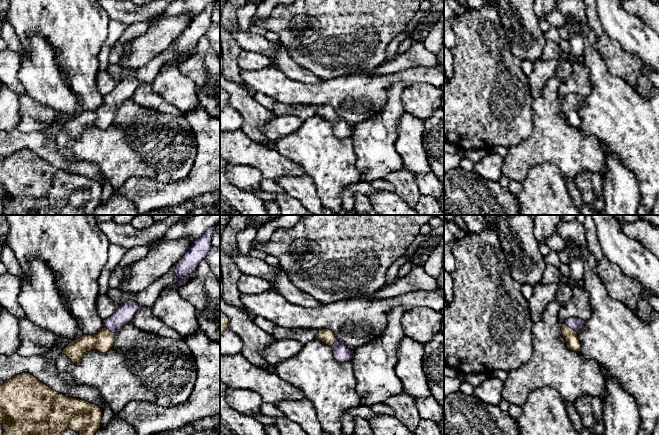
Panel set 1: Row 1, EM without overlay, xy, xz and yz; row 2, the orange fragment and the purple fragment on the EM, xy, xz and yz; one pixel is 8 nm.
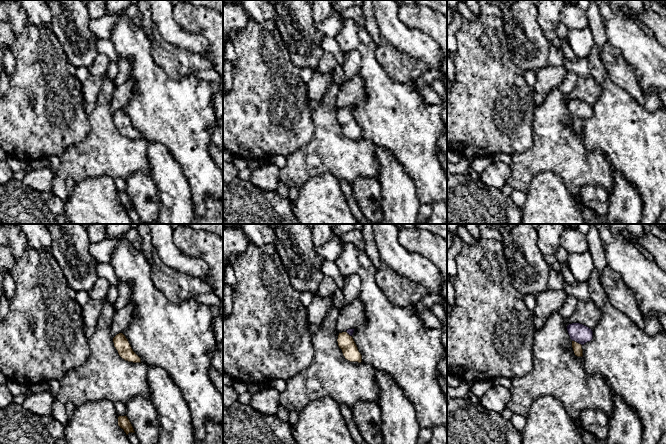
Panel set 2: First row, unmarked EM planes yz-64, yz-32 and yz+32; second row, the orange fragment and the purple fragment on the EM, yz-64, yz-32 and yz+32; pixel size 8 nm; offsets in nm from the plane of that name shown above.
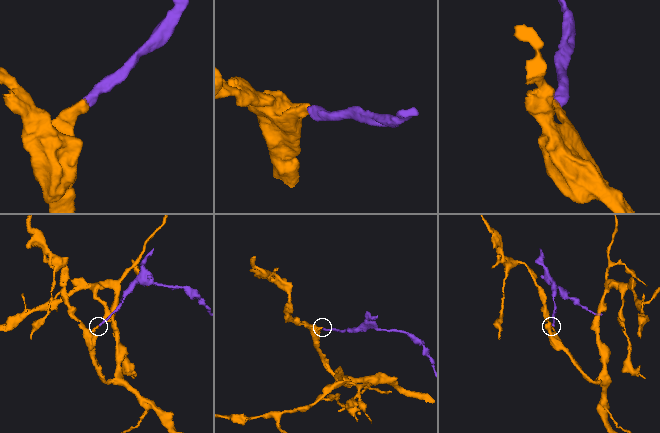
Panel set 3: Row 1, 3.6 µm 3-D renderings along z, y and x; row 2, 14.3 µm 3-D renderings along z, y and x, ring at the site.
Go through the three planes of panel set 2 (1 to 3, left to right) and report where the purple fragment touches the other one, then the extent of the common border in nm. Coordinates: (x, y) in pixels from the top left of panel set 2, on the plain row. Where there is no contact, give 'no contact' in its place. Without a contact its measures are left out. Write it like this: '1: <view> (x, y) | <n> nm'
1: no contact
2: yz-32 (348, 110) | 60 nm
3: yz+32 (576, 118) | 90 nm

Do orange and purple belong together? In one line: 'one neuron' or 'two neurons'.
one neuron

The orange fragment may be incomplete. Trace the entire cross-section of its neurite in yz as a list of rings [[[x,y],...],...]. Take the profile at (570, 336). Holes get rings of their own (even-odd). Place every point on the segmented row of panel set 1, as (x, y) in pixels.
[[[570,317],[563,323],[561,332],[569,350],[580,352],[581,344],[577,332],[584,329],[584,327],[585,321],[576,317]]]

